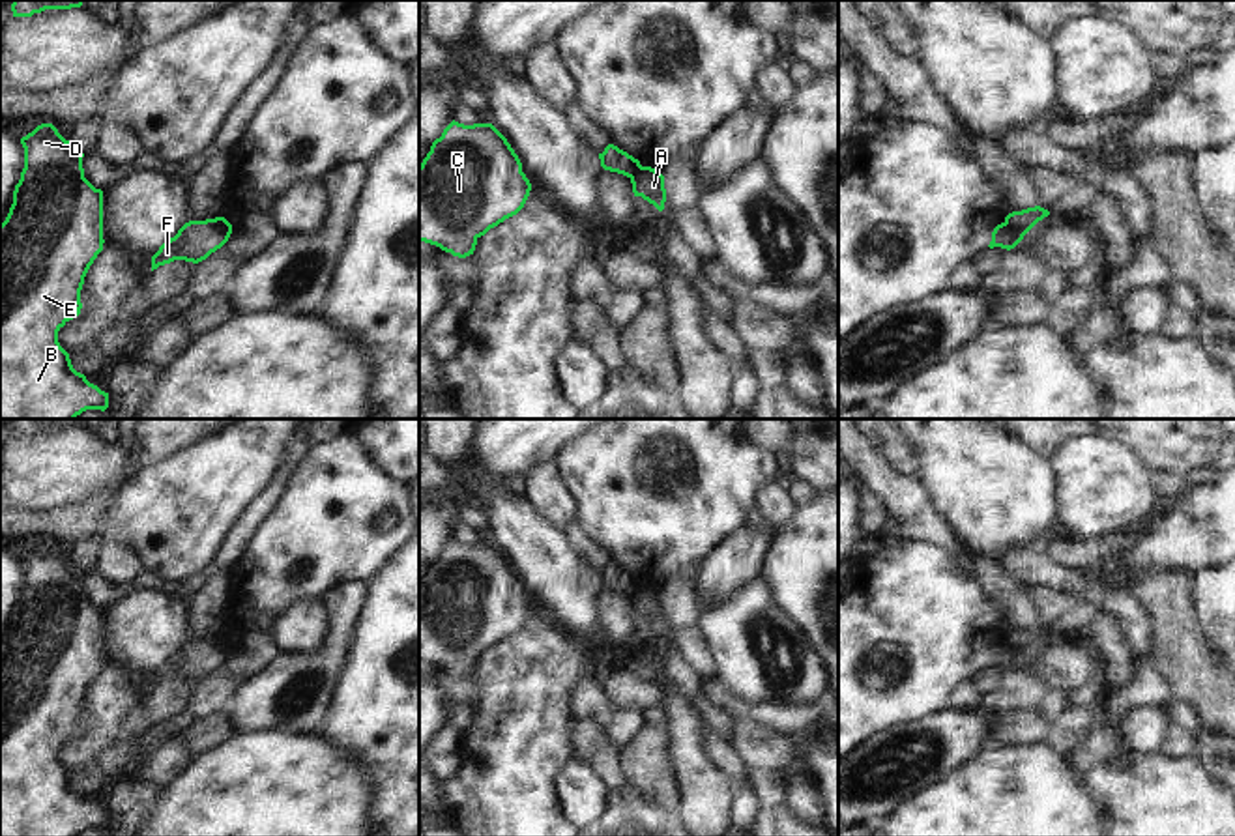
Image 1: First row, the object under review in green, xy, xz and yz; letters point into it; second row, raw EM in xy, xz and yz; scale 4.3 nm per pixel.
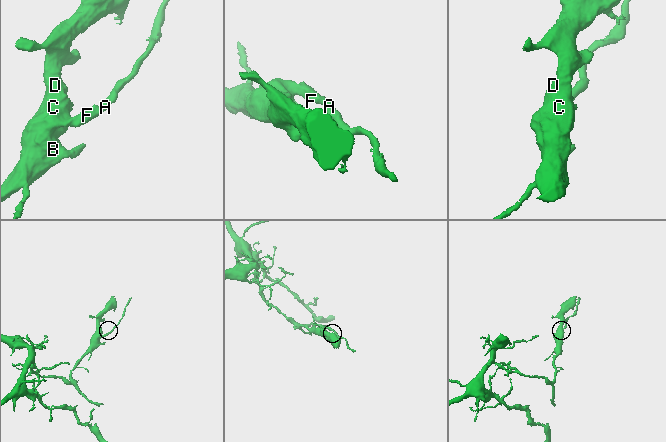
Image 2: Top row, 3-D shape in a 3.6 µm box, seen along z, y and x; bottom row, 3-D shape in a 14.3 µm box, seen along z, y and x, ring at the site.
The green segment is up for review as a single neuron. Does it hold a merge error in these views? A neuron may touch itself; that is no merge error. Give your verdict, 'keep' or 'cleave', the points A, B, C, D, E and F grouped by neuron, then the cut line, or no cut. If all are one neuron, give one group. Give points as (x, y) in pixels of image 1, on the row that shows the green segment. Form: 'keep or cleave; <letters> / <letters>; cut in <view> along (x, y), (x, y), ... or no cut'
cleave; A / B C D E F; cut in yz along (1003, 223), (1022, 236)

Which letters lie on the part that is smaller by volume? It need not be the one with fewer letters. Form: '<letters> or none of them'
A

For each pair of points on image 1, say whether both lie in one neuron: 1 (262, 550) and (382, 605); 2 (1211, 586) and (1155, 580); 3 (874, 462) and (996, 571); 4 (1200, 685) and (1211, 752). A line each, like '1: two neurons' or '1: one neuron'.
1: two neurons
2: two neurons
3: one neuron
4: two neurons

